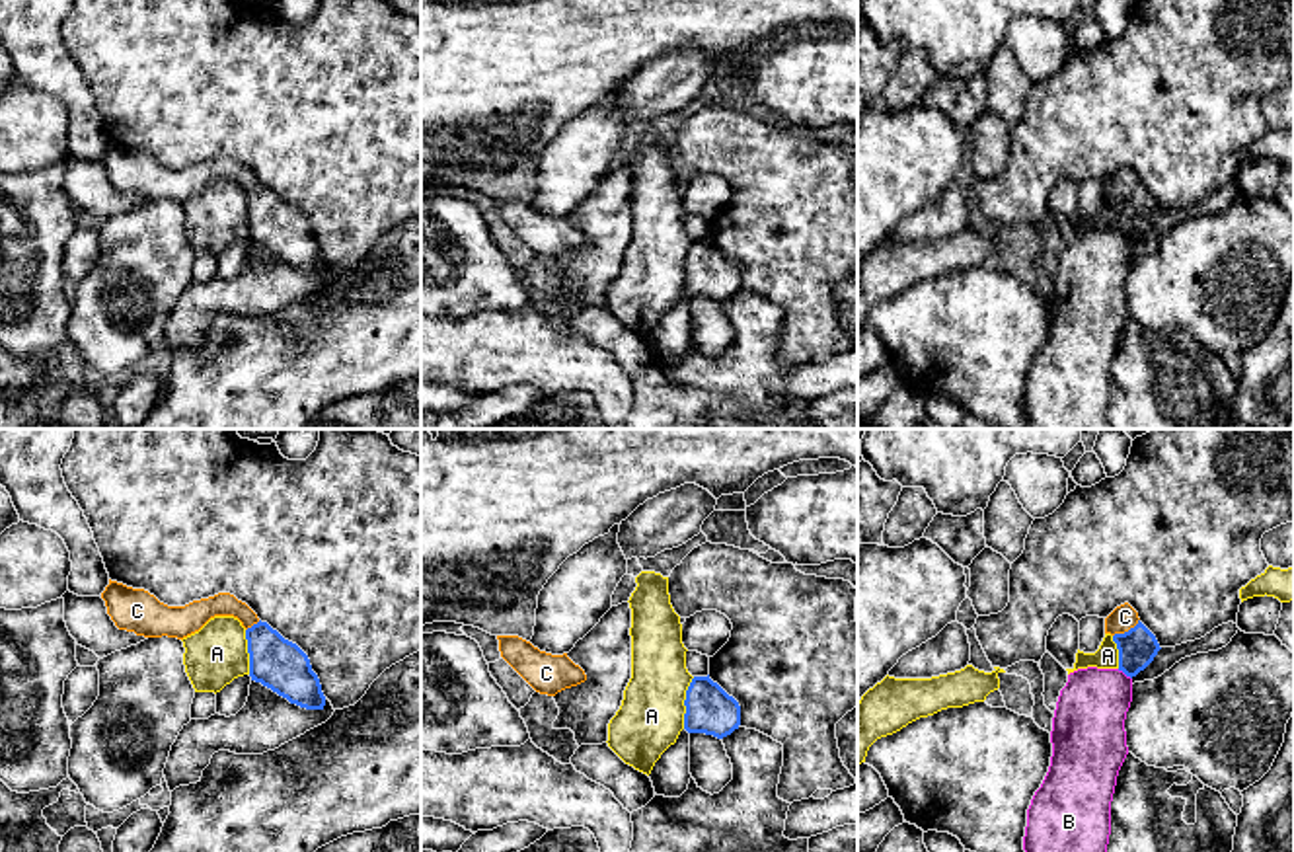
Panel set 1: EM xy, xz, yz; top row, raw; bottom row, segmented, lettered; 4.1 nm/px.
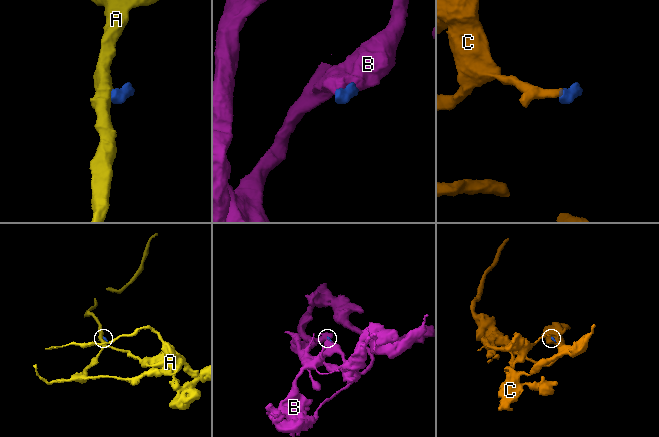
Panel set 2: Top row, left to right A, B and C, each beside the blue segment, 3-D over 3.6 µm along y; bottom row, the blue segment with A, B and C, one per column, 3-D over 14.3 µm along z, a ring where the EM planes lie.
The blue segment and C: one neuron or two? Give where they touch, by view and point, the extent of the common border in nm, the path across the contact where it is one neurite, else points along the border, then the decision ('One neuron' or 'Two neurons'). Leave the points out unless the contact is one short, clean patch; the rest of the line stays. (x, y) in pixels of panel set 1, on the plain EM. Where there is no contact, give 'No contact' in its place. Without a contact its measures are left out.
Touches blue at yz (1129, 193). Shared border 130 nm. Path across: yz (1137, 211), (1129, 193), (1125, 180). One neuron

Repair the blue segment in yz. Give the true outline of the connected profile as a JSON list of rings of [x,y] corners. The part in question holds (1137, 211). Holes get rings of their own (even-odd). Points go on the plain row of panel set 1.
[[[1128,166],[1117,170],[1105,181],[1105,197],[1111,197],[1117,207],[1119,234],[1130,242],[1144,234],[1161,213]]]

